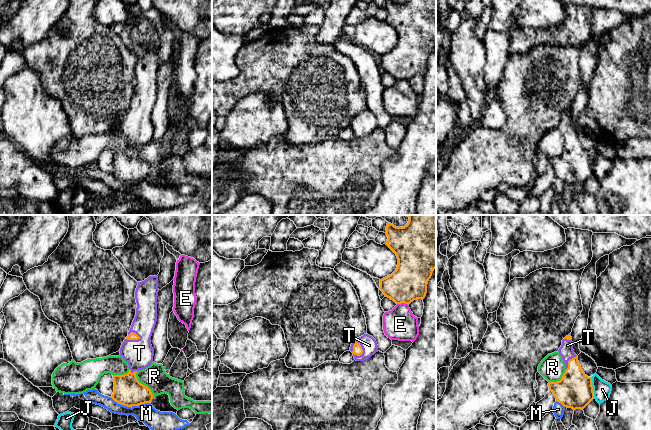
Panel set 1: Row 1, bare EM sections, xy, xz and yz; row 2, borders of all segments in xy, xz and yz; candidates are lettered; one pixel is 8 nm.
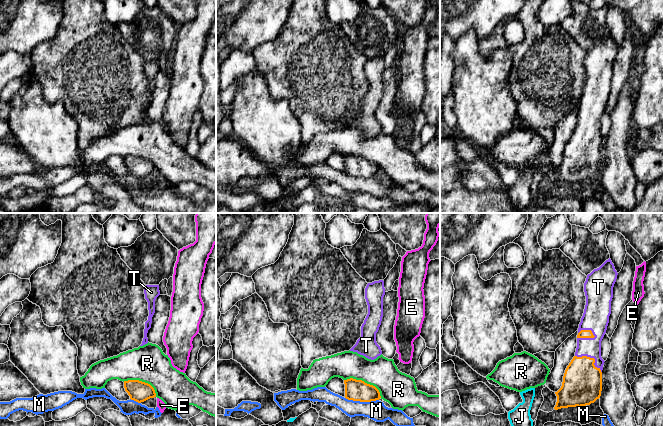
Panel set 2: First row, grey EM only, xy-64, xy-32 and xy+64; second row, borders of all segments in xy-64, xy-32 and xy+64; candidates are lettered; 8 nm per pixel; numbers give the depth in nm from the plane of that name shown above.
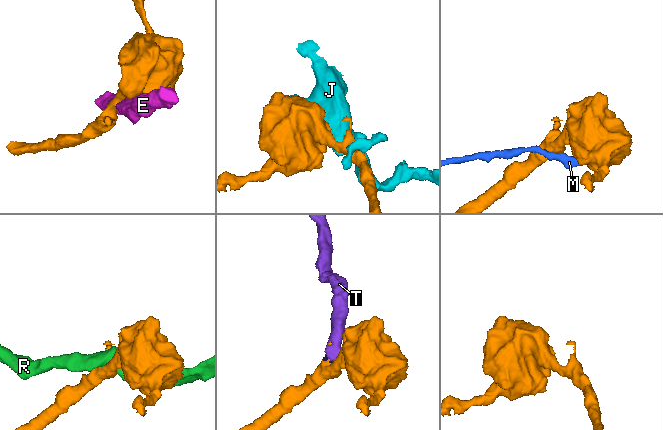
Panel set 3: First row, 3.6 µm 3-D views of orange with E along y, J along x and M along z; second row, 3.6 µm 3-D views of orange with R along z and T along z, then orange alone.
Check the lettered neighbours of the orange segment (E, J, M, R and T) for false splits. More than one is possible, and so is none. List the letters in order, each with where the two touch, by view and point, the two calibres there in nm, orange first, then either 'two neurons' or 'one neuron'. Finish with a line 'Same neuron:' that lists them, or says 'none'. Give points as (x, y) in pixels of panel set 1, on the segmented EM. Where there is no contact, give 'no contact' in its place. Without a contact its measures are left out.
E: contact xz (402, 302); calibres 300 and 260 nm; two neurons
J: contact yz (592, 387); calibres 280 and 140 nm; two neurons
M: contact xy (120, 403); calibres 240 and 160 nm; two neurons
R: contact xy (142, 384); calibres 240 and 190 nm; two neurons
T: contact xz (361, 348); calibres 80 and 130 nm; one neuron
Same neuron: T

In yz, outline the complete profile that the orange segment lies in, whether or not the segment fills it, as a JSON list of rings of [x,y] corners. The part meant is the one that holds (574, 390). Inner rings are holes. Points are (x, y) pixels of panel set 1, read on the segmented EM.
[[[571,335],[562,340],[558,352],[565,363],[565,373],[560,381],[548,383],[549,390],[564,407],[583,410],[595,398],[592,378],[583,372],[579,364]]]

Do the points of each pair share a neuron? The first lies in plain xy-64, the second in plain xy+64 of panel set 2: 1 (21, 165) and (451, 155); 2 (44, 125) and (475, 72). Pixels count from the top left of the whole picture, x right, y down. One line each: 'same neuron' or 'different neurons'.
1: same neuron
2: same neuron

